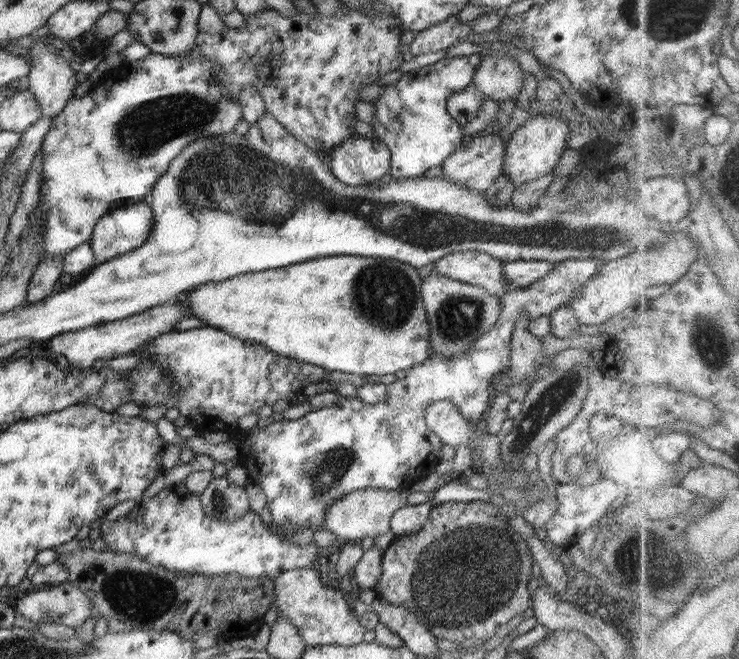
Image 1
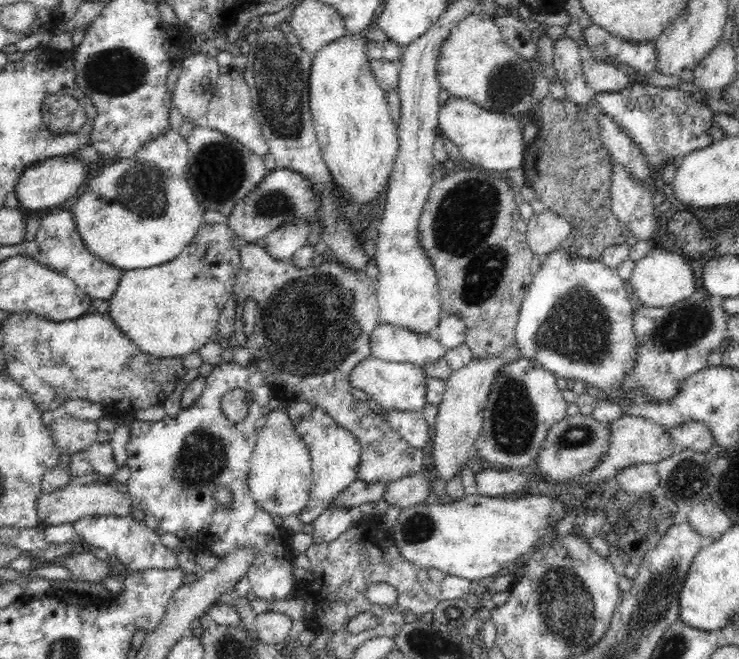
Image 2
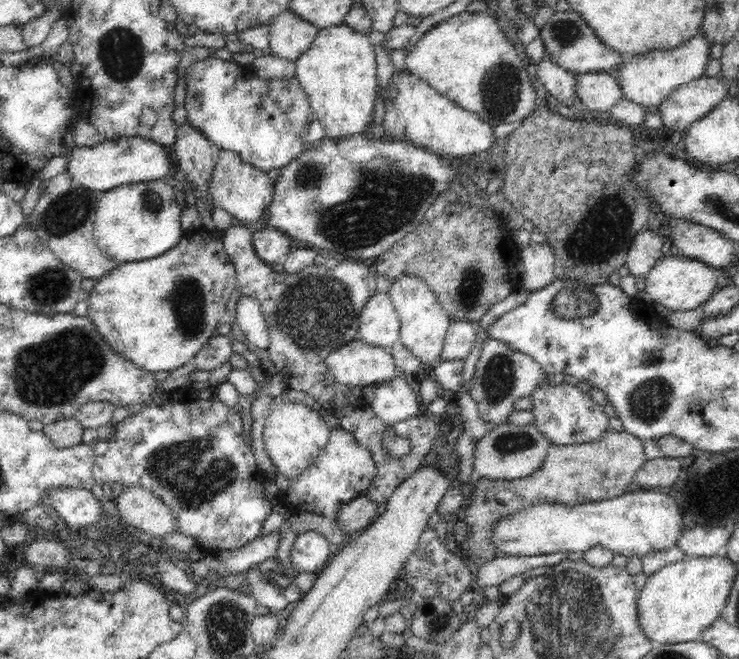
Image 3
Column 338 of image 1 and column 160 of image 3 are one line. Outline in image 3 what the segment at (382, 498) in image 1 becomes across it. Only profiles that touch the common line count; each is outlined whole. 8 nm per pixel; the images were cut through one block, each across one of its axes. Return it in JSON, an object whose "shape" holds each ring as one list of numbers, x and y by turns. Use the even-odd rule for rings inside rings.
{"shape":[[140,485,124,487,118,497,112,500,116,502,115,506,125,522,150,536,161,538,165,534,178,532,178,517,170,506]]}

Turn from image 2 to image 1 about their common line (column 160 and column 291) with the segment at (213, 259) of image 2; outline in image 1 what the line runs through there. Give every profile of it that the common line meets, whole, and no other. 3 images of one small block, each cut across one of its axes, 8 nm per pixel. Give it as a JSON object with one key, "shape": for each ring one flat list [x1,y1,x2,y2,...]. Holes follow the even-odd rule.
{"shape":[[340,256,318,257,291,264,286,268,242,273,223,281,190,289,181,300,189,306,194,318,205,325,220,328,238,340,262,344,279,356,314,364,327,371,352,375,386,376,408,370,433,356,429,350,430,329,421,297,420,277,410,264,384,257]]}

